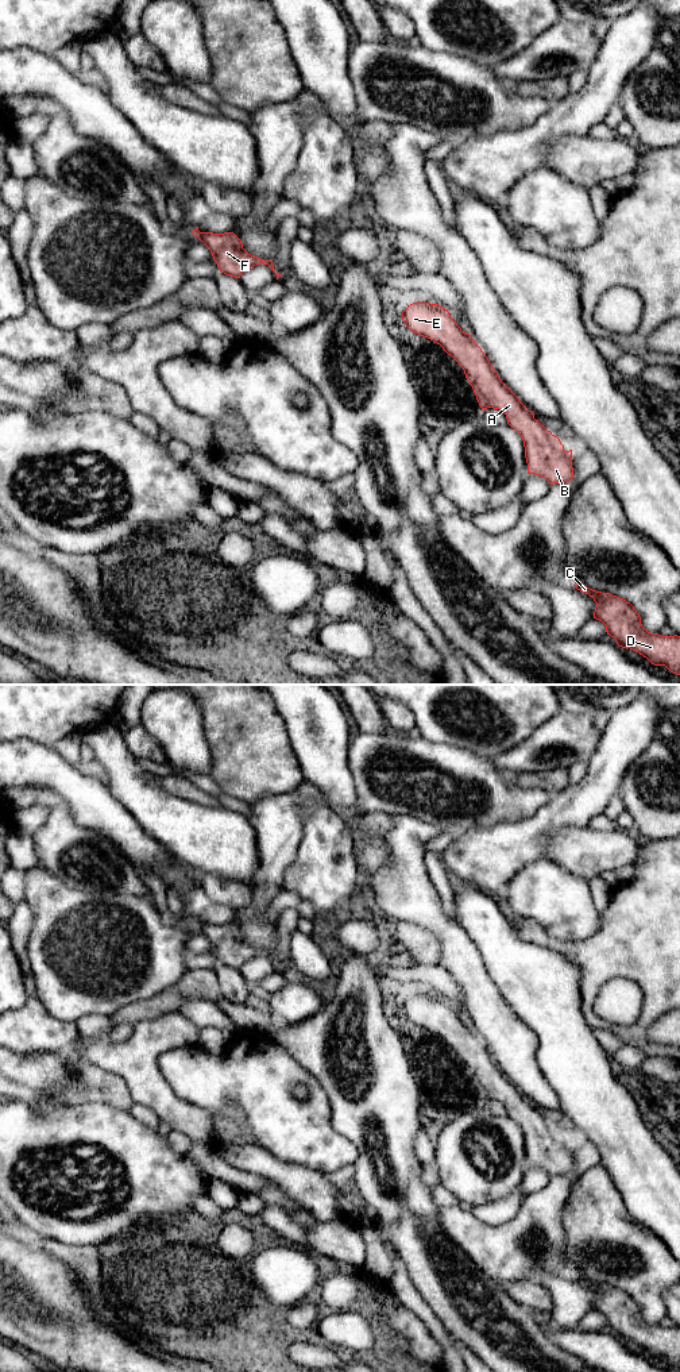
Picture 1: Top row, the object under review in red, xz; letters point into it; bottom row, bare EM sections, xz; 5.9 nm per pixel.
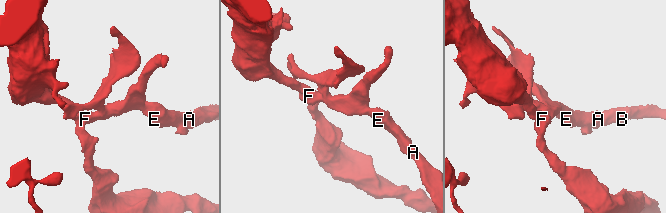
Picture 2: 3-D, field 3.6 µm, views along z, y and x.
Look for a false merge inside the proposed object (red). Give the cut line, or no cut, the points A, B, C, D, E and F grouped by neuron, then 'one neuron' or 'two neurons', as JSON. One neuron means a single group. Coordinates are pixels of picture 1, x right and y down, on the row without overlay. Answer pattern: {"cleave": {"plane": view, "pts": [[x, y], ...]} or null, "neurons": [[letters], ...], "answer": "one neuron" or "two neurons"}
{"cleave": null, "neurons": [["A", "B", "C", "D", "E", "F"]], "answer": "one neuron"}

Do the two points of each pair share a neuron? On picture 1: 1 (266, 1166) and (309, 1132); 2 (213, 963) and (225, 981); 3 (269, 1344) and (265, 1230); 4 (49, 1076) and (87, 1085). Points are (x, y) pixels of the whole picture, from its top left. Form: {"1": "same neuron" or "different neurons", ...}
{"1": "different neurons", "2": "different neurons", "3": "same neuron", "4": "same neuron"}

